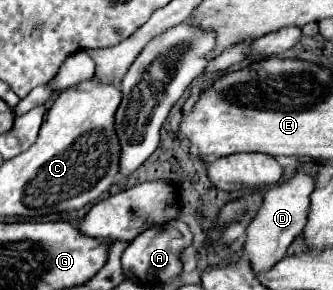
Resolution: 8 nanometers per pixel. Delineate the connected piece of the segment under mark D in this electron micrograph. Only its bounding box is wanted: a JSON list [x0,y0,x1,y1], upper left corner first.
[242,173,314,271]

